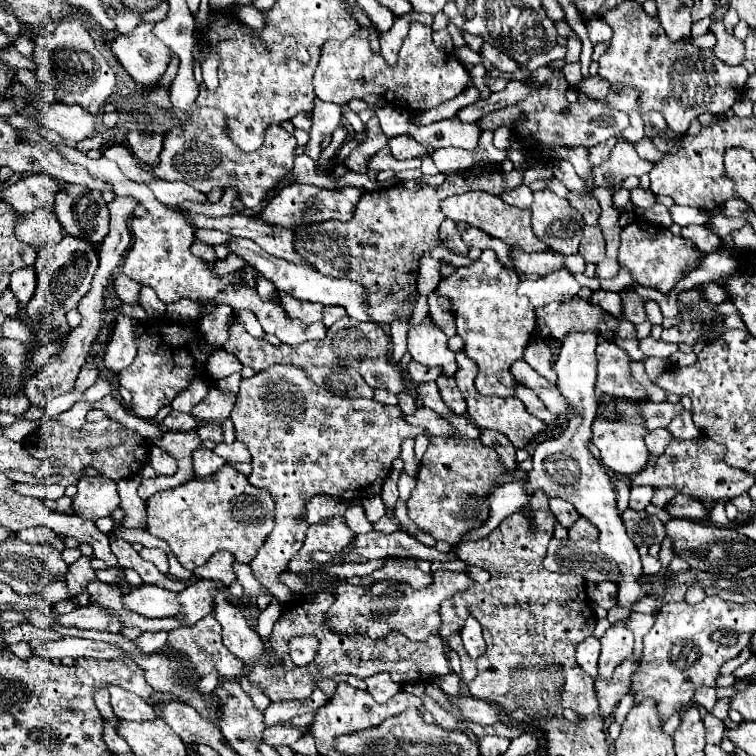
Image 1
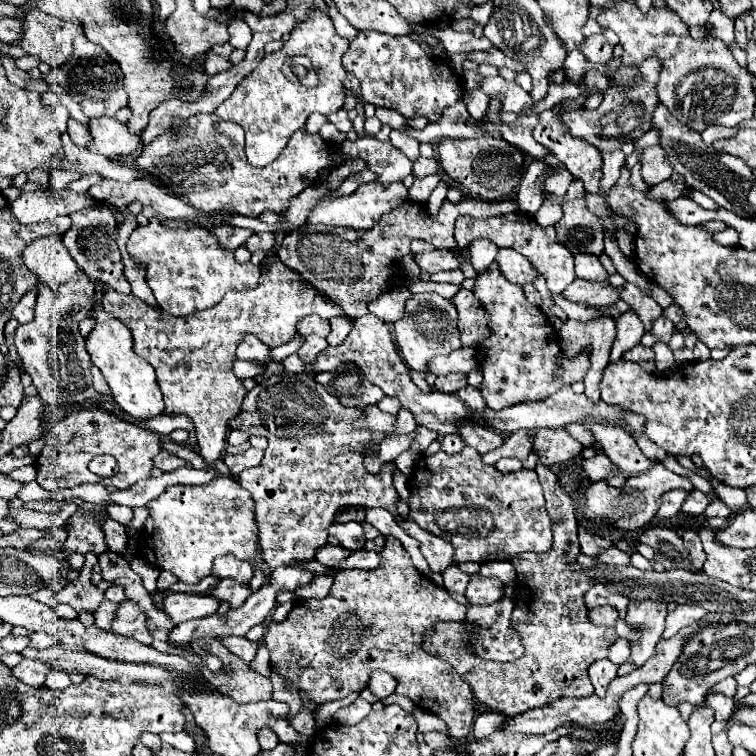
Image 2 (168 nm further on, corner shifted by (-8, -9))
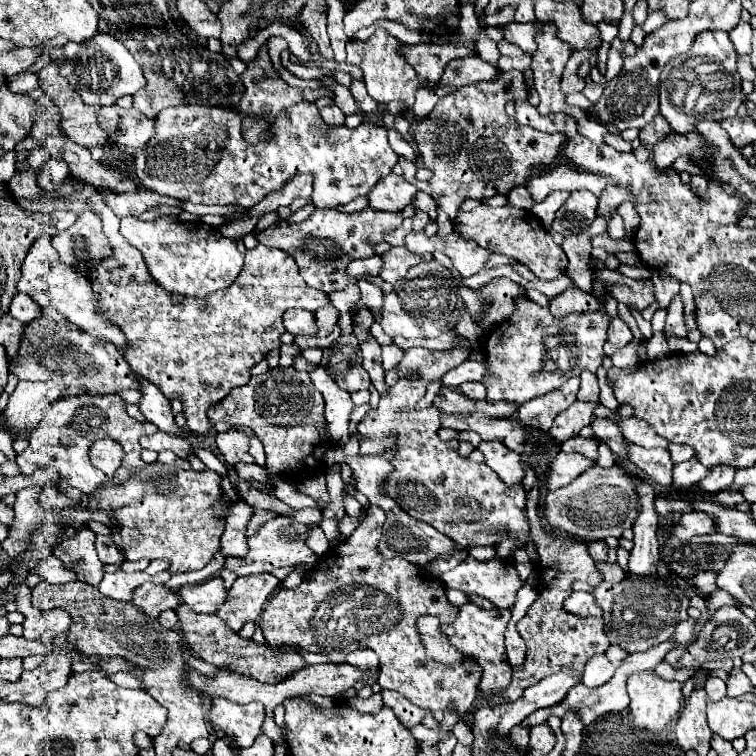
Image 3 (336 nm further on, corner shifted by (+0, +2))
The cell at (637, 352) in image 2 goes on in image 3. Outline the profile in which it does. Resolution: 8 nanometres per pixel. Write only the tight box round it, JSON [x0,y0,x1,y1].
[605,317,633,355]

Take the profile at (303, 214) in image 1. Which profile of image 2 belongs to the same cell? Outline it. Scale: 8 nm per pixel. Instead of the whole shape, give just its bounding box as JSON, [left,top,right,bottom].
[309,182,409,230]

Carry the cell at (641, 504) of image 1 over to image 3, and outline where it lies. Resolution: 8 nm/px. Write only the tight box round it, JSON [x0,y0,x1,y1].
[671,457,709,491]

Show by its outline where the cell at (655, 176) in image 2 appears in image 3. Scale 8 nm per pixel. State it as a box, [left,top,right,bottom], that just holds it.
[653,133,703,167]

